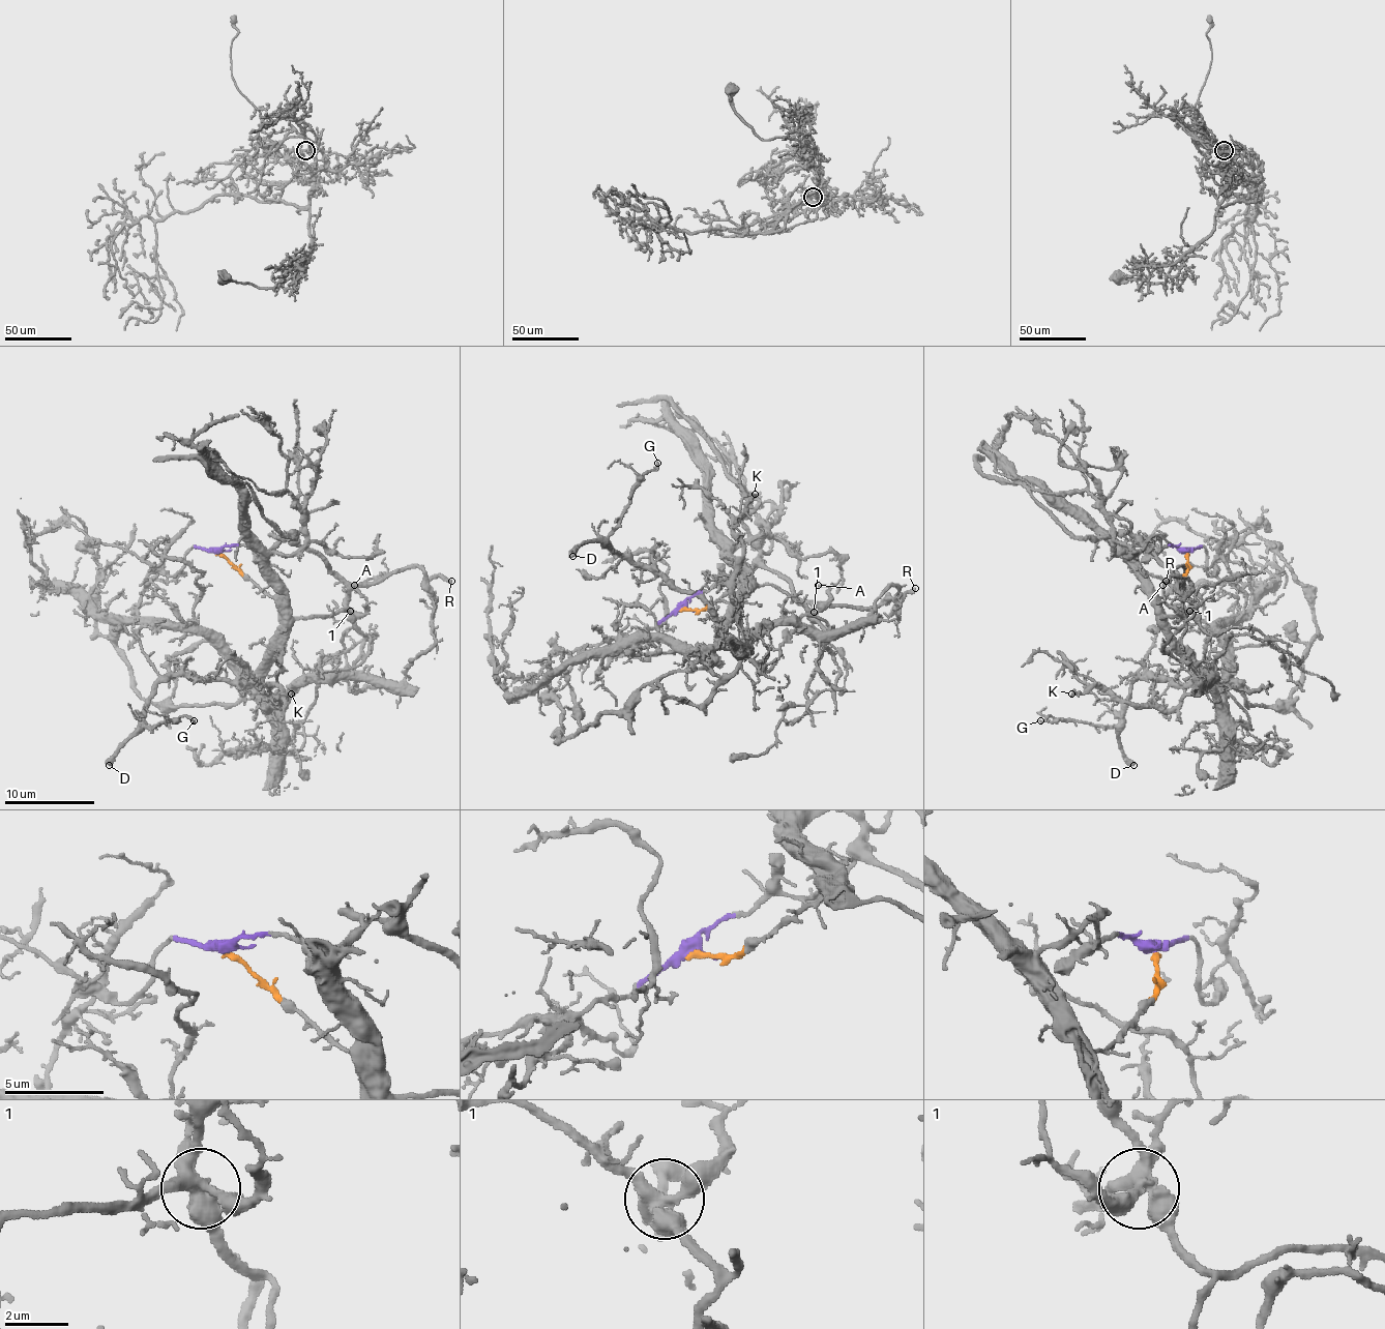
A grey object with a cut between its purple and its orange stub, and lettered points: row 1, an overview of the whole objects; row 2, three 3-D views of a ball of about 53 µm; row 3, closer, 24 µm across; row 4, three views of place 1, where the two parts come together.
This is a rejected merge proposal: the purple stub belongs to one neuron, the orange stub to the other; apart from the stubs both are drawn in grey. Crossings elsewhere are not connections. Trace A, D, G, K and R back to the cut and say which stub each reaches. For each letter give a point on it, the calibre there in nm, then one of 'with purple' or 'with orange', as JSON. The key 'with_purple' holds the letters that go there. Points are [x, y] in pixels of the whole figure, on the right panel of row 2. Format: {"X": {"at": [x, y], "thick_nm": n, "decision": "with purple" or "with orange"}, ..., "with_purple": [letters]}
{"A": {"at": [1162, 585], "thick_nm": 200, "decision": "with orange"}, "D": {"at": [1133, 765], "thick_nm": 460, "decision": "with orange"}, "G": {"at": [1040, 720], "thick_nm": 170, "decision": "with orange"}, "K": {"at": [1071, 693], "thick_nm": 280, "decision": "with orange"}, "R": {"at": [1166, 581], "thick_nm": 280, "decision": "with purple"}, "with_purple": ["R"]}

